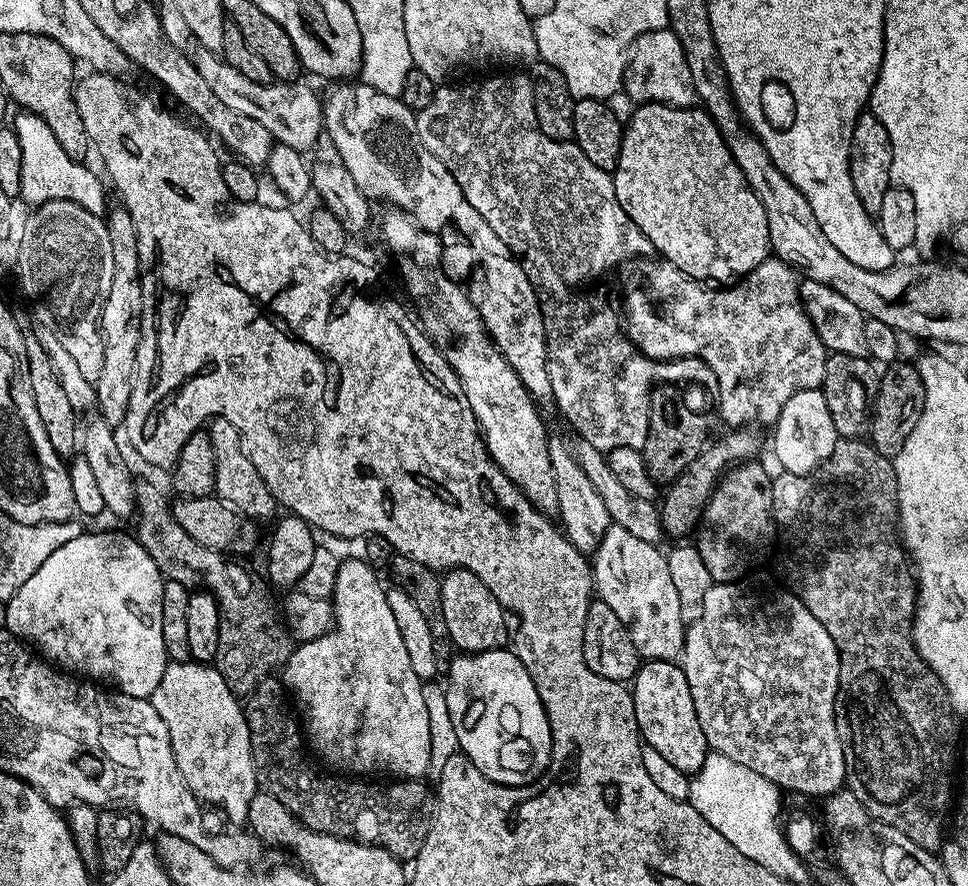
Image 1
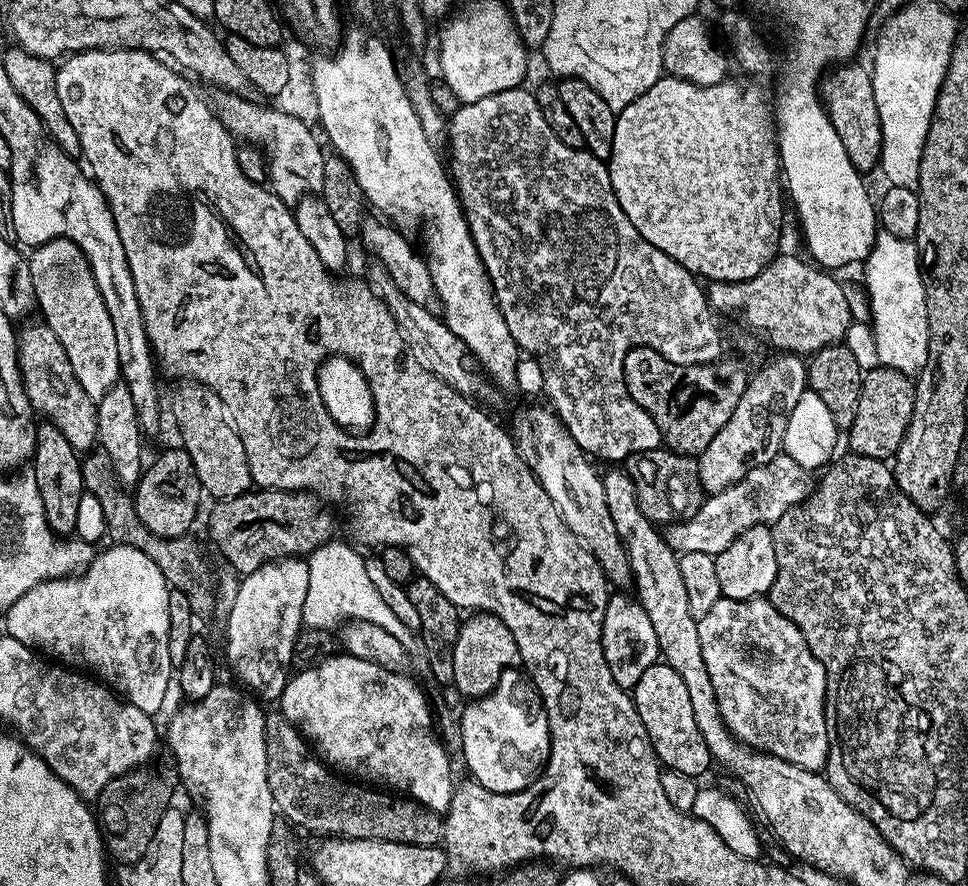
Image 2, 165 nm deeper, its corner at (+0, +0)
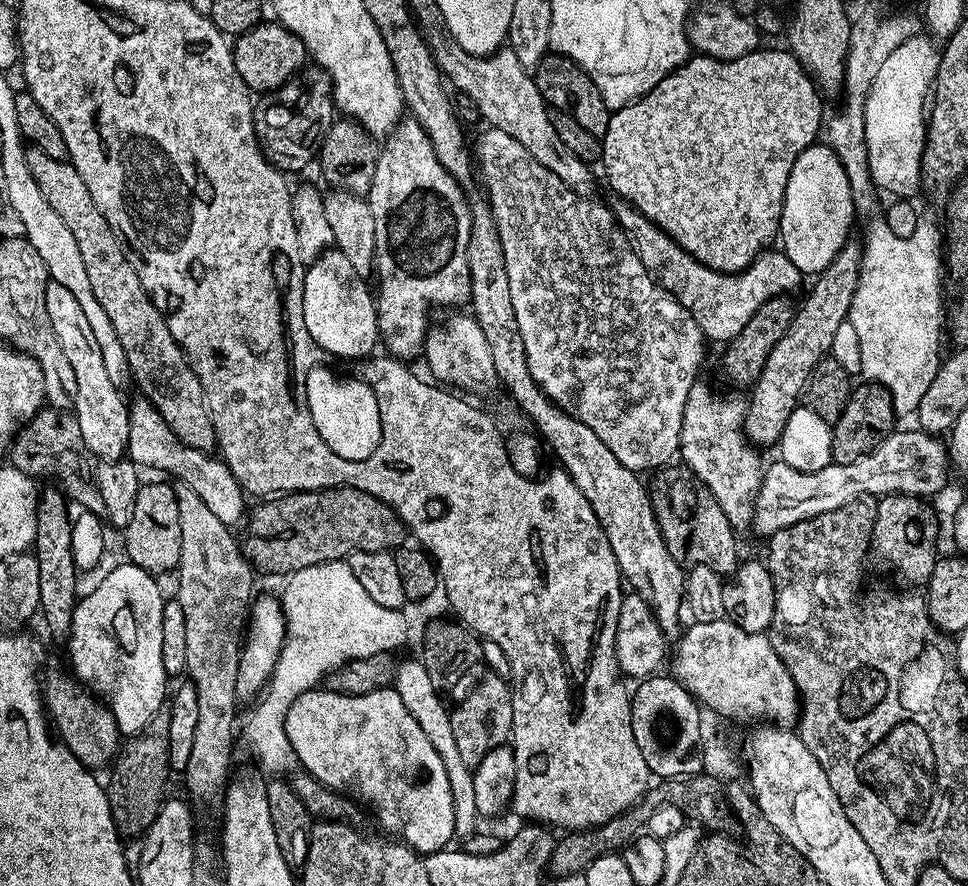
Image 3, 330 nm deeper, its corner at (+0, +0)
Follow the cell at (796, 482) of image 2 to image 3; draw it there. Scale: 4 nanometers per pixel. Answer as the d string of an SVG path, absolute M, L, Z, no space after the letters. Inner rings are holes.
M893 430L878 446L874 446L874 450L870 450L870 454L862 454L862 458L854 458L854 462L849 464L827 464L817 472L794 470L794 466L786 466L782 462L775 462L769 468L767 465L760 477L756 499L752 502L751 531L767 538L786 526L794 526L794 522L838 510L861 498L897 494L932 498L928 496L942 491L950 477L948 449L945 441L933 433L915 431Z

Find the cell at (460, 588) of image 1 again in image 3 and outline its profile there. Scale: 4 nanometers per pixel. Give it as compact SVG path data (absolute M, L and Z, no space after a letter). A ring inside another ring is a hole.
M493 674L485 675L473 686L472 693L457 708L451 709L454 742L462 754L462 762L466 762L466 766L471 769L475 769L476 764L482 762L486 754L490 754L490 750L507 745L512 734L512 689L509 681Z

